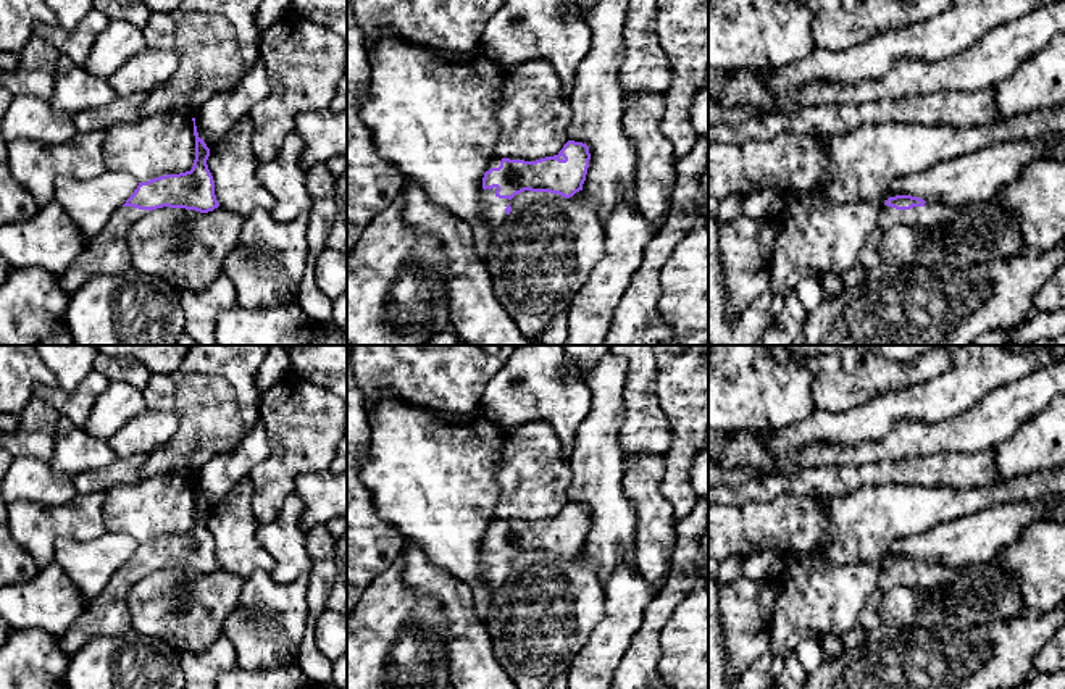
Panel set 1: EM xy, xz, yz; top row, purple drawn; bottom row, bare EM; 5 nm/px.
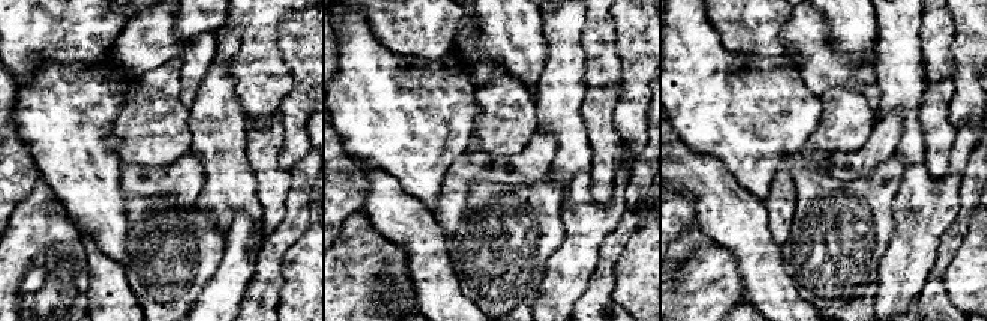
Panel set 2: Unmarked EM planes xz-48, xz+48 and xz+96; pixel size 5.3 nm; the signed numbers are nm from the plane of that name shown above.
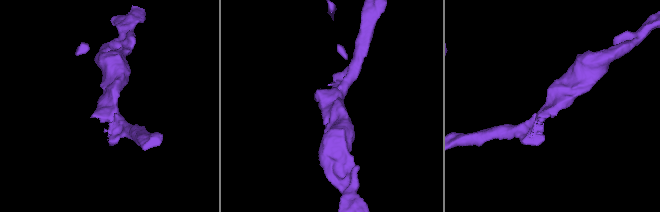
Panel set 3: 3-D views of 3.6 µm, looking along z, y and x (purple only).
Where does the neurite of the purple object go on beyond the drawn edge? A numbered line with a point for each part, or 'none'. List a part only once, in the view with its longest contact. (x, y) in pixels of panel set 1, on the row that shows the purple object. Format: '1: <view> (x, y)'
1: xz (492, 207)

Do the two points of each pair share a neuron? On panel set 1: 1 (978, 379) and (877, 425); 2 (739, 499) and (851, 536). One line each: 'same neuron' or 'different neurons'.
1: same neuron
2: different neurons

